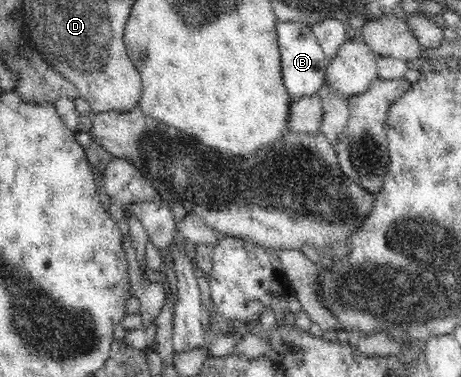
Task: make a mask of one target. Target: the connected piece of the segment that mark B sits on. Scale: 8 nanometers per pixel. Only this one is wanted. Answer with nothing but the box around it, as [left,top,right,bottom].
[276,22,332,99]

